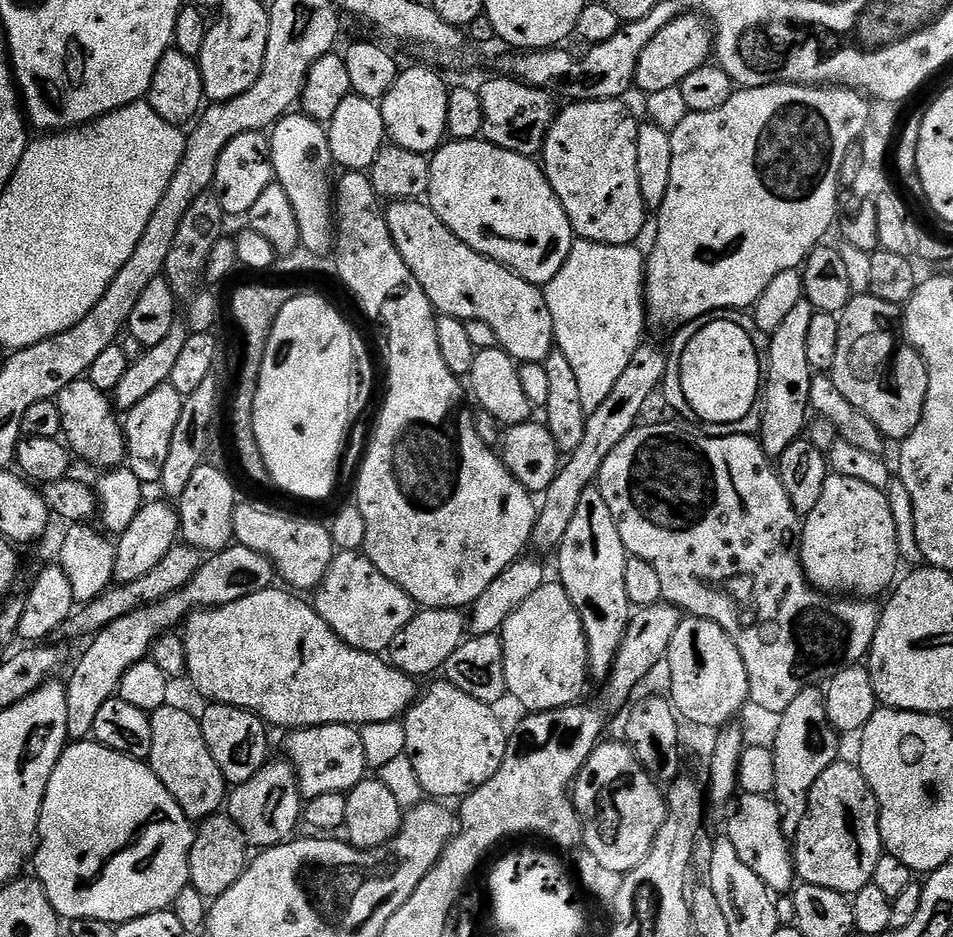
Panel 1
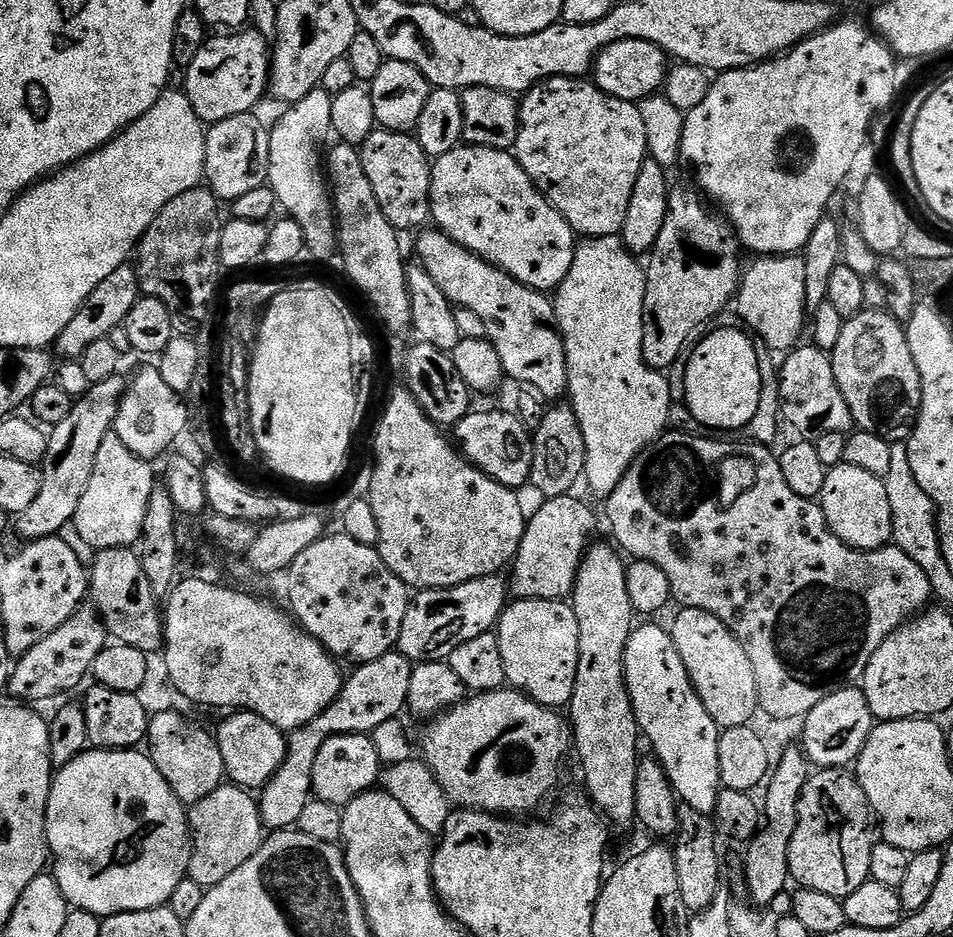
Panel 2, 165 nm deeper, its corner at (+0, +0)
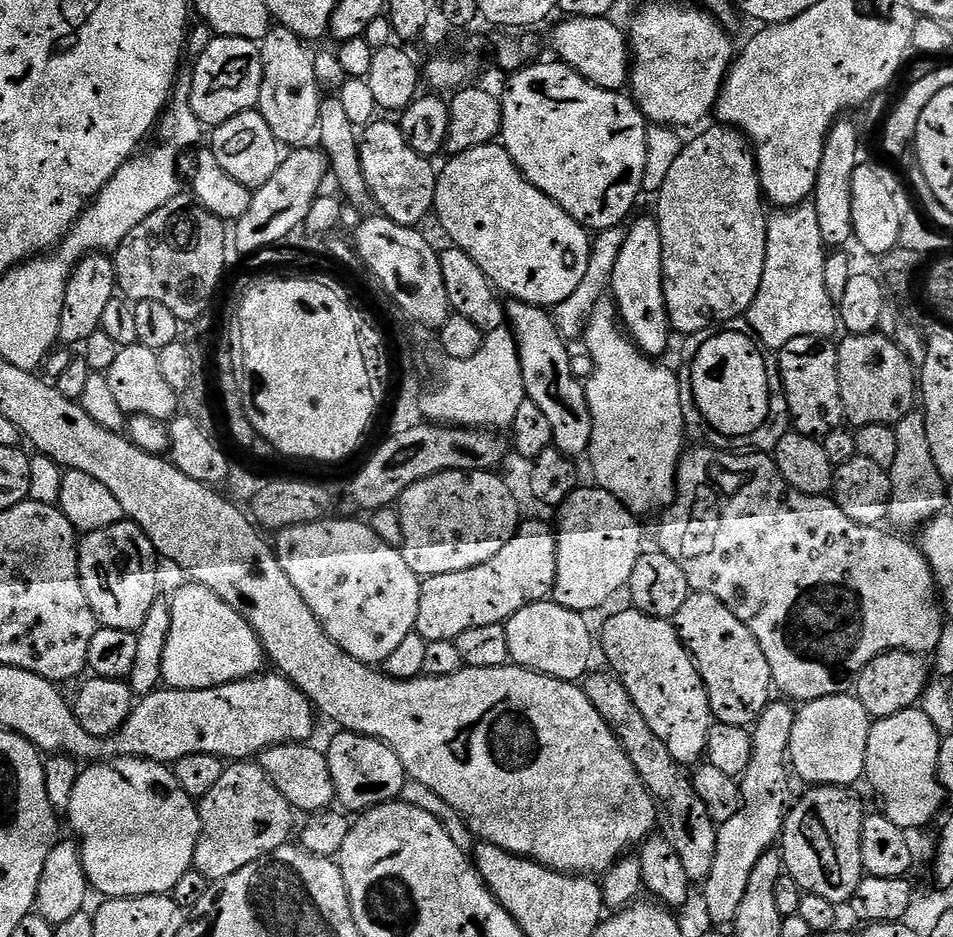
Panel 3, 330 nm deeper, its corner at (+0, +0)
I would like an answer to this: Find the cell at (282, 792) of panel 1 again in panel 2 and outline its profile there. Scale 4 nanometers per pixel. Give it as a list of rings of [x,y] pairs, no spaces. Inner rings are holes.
[[[395,650],[382,654],[382,658],[374,658],[374,662],[353,667],[352,677],[349,675],[345,679],[339,698],[321,716],[314,718],[314,722],[290,733],[288,757],[258,796],[260,816],[264,819],[265,829],[288,830],[299,825],[306,802],[314,796],[314,758],[318,758],[318,750],[322,750],[330,737],[341,736],[347,732],[371,734],[378,730],[378,726],[382,726],[382,722],[397,719],[401,715],[400,711],[403,713],[407,709],[413,667],[412,661]]]

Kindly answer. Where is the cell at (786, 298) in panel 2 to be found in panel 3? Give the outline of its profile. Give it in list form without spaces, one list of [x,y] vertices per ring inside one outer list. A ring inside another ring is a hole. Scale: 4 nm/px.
[[[805,202],[773,213],[766,234],[766,266],[762,270],[762,286],[758,286],[758,294],[748,307],[747,327],[765,349],[773,350],[784,348],[786,342],[794,342],[794,338],[835,337],[836,328],[838,332],[838,308],[830,294],[826,294],[826,245],[822,242],[816,209]]]

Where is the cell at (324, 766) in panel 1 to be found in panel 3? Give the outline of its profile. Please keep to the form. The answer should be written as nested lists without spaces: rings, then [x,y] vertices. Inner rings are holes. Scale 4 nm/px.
[[[340,730],[335,734],[337,736],[333,738],[332,745],[326,748],[326,755],[330,778],[336,791],[335,799],[338,804],[340,800],[339,807],[349,813],[363,814],[369,808],[393,803],[401,795],[406,781],[406,773],[398,754],[394,754],[394,750],[390,750],[390,746],[381,740],[359,736],[357,732]]]

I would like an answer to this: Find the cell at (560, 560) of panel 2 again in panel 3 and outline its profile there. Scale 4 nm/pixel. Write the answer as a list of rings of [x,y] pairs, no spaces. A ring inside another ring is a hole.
[[[577,487],[560,505],[560,517],[554,520],[558,574],[551,599],[581,614],[602,607],[615,592],[627,589],[634,562],[638,562],[642,551],[639,519],[605,488],[591,487]]]

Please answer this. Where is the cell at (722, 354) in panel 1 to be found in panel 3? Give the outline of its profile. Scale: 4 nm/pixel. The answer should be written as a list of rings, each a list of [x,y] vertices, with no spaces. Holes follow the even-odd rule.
[[[751,335],[741,336],[720,336],[705,350],[698,361],[695,361],[692,368],[692,396],[700,407],[702,415],[708,419],[708,424],[716,432],[724,436],[739,436],[745,438],[752,431],[762,426],[765,413],[768,411],[768,379],[770,371],[764,365],[765,353],[761,345]]]

